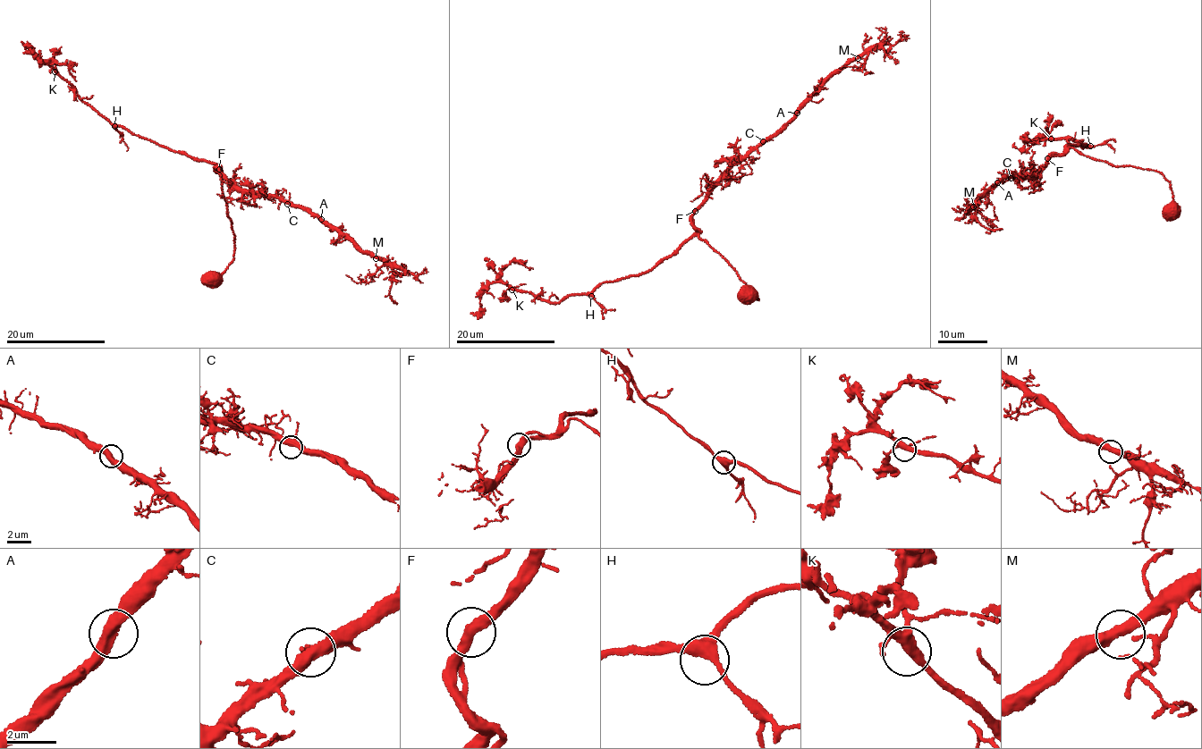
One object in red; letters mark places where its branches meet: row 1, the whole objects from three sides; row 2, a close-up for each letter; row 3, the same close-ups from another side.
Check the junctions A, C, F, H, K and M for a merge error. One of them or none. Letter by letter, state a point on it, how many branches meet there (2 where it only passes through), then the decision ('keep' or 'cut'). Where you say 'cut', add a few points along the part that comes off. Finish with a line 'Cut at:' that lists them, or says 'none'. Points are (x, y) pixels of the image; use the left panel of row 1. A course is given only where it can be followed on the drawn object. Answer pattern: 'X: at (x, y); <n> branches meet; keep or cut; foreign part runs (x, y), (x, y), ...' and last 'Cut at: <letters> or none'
A: at (321, 219); 2 branches meet; keep
C: at (287, 204); 3 branches meet; keep
F: at (219, 169); 2 branches meet; keep
H: at (114, 126); 3 branches meet; keep
K: at (55, 71); 3 branches meet; keep
M: at (376, 258); 2 branches meet; keep
Cut at: none

